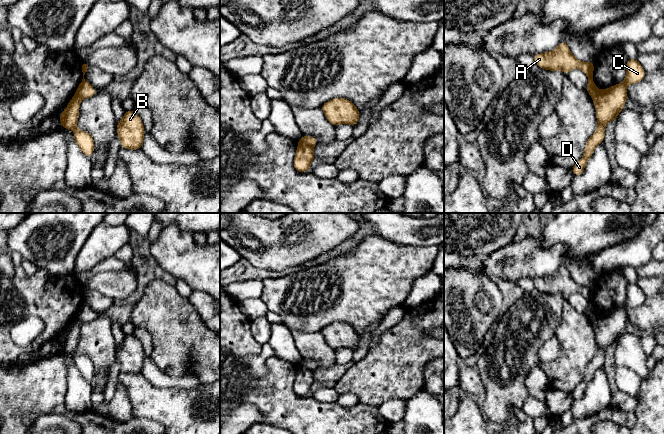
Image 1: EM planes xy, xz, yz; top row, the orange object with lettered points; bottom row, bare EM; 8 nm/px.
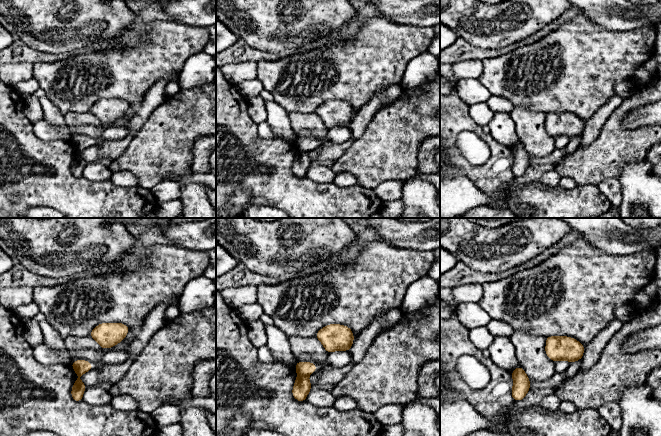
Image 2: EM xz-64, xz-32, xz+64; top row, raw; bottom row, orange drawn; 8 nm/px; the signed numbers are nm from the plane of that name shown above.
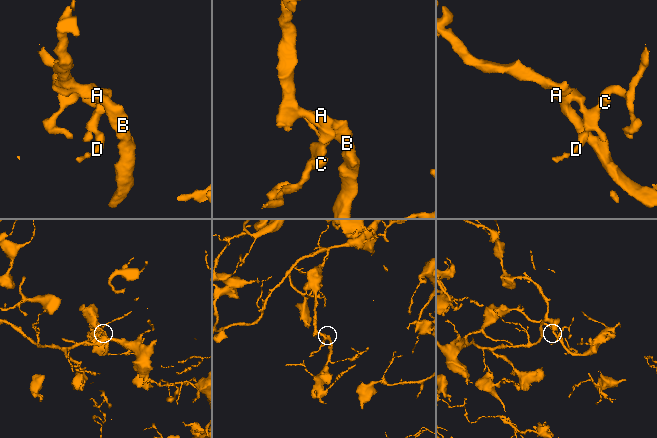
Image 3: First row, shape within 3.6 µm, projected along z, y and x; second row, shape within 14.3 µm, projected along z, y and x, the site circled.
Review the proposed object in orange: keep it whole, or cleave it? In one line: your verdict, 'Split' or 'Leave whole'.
Split

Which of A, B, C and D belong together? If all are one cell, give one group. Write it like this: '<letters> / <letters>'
A B / C D

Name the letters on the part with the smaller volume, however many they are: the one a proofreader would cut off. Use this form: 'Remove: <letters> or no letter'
Remove: C, D

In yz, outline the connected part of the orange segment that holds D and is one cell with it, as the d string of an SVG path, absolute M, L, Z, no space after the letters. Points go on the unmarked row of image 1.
M637 283L626 285L625 304L617 309L611 310L592 321L596 333L598 345L597 354L587 364L583 381L571 393L575 400L582 399L587 385L593 379L595 372L604 366L605 349L609 345L616 345L618 338L625 332L625 324L628 321L627 309L636 308L645 302L645 295Z

